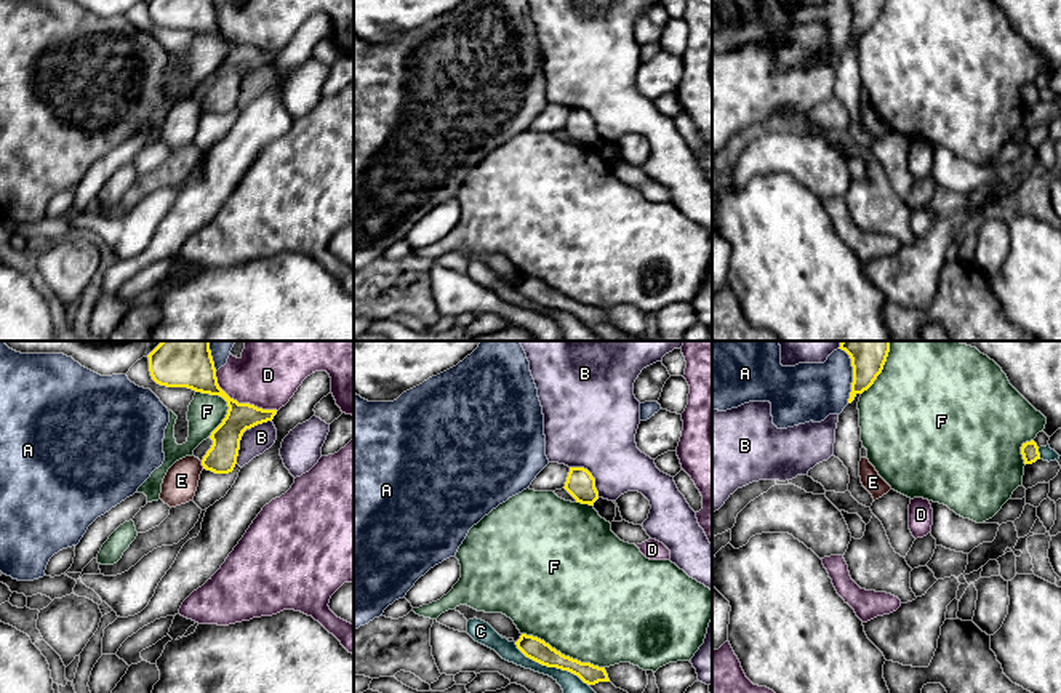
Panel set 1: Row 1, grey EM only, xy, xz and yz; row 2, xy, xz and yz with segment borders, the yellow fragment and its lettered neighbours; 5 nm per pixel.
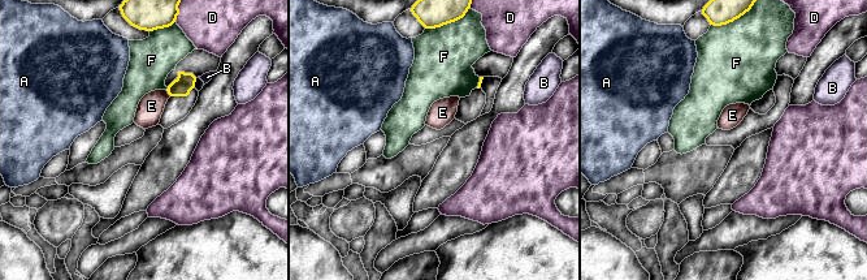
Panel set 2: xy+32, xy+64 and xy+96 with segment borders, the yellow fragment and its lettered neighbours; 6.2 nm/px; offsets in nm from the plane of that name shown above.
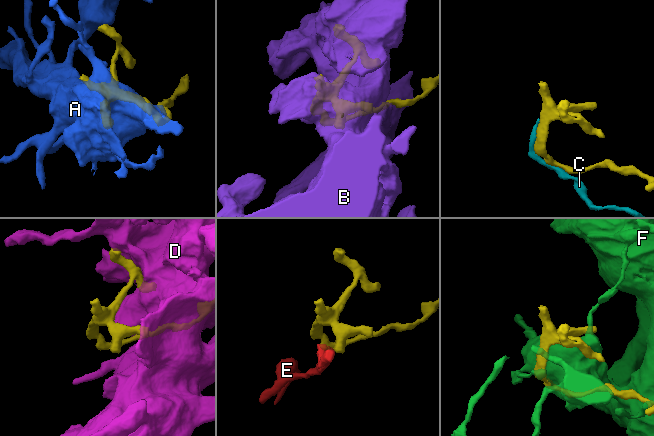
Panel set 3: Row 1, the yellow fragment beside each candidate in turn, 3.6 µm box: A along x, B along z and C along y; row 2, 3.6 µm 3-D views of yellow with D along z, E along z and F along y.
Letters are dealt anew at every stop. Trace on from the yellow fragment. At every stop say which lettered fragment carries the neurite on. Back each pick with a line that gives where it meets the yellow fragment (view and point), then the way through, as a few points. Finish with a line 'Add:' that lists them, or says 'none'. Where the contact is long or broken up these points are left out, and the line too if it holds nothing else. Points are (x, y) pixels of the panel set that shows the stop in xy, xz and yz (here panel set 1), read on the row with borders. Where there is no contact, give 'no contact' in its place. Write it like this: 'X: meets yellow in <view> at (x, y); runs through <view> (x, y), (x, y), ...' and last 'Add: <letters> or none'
Add: none

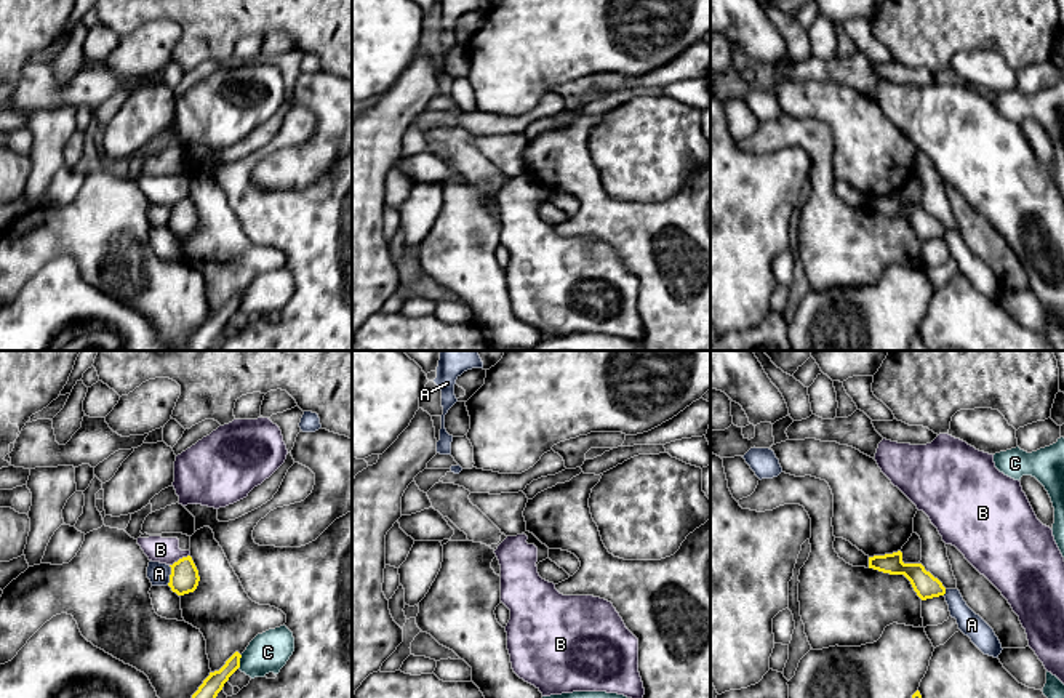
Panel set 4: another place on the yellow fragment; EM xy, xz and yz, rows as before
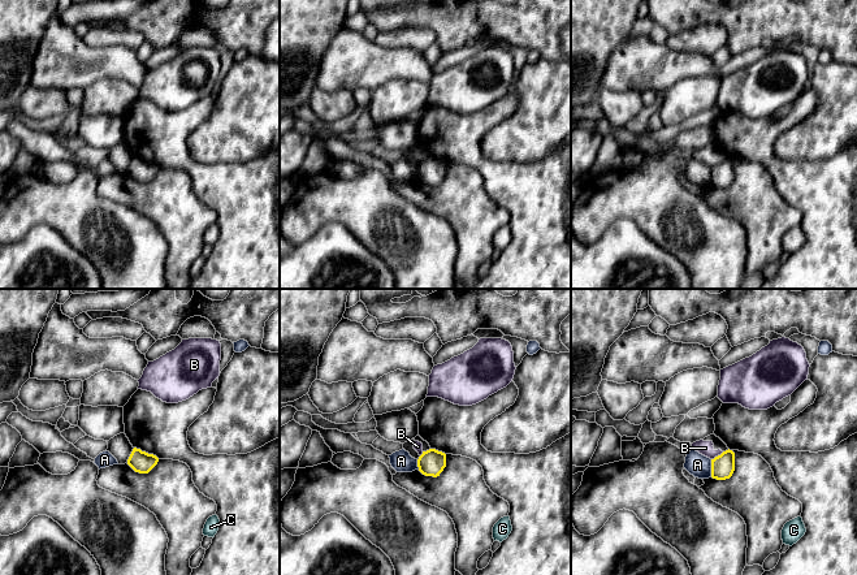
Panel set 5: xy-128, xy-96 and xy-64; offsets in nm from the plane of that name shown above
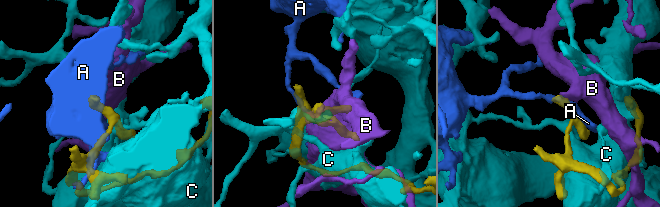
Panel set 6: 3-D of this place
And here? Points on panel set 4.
Add: none

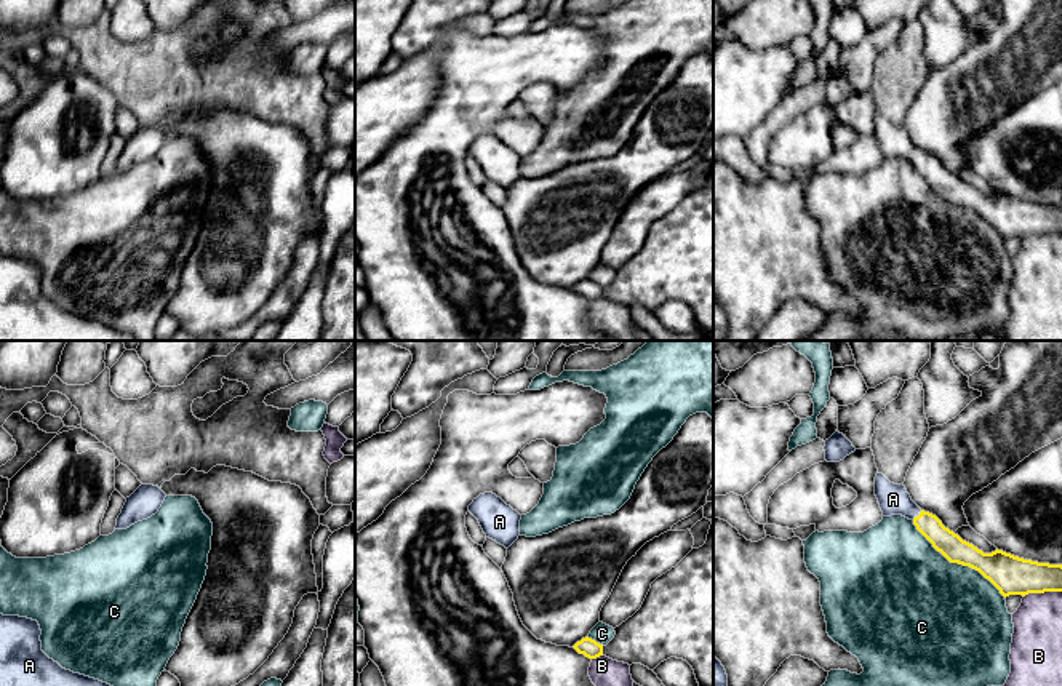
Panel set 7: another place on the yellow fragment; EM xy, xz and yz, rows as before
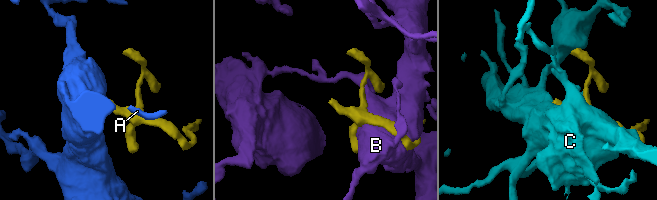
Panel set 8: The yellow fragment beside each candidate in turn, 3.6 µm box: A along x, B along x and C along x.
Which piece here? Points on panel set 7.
A: meets yellow in yz at (918, 515); runs through yz (947, 542), (918, 515), (893, 499)
Add: A

